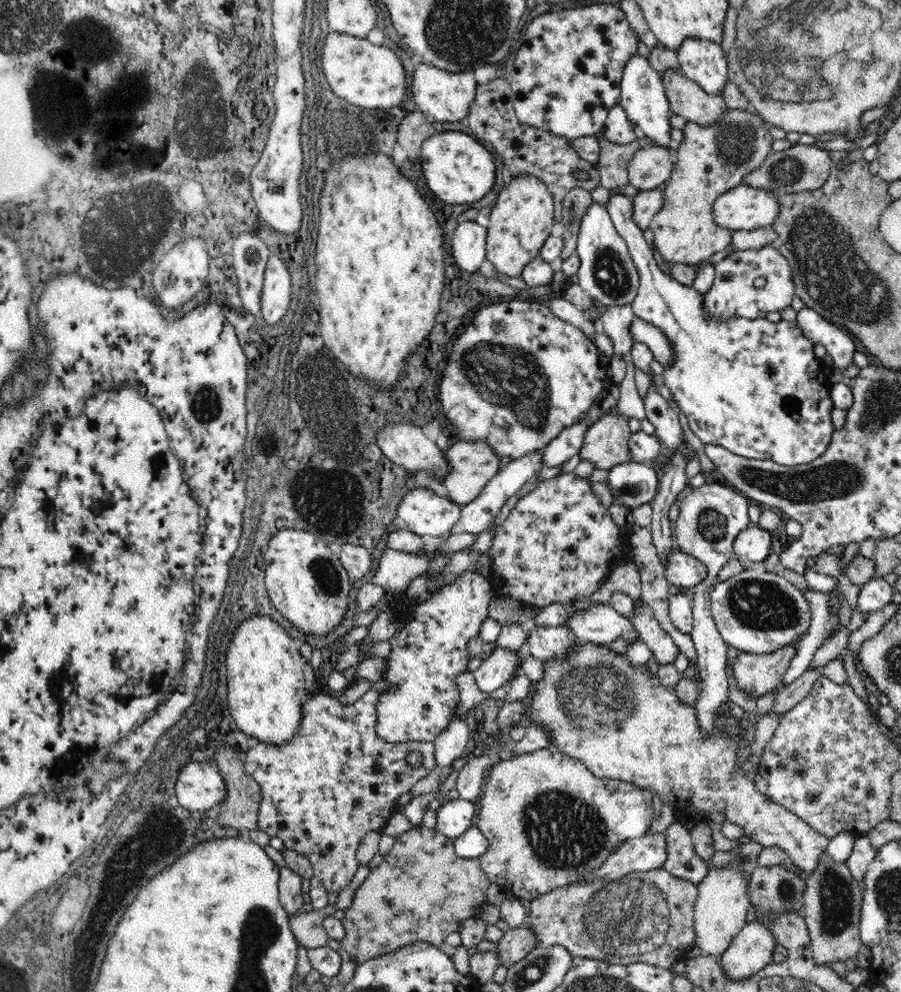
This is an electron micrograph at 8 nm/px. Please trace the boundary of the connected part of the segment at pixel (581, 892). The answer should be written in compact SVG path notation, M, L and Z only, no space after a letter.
M658 868L620 880L596 880L552 890L530 906L528 928L542 946L562 946L574 958L592 958L618 966L636 962L672 970L696 946L694 908L698 886Z

